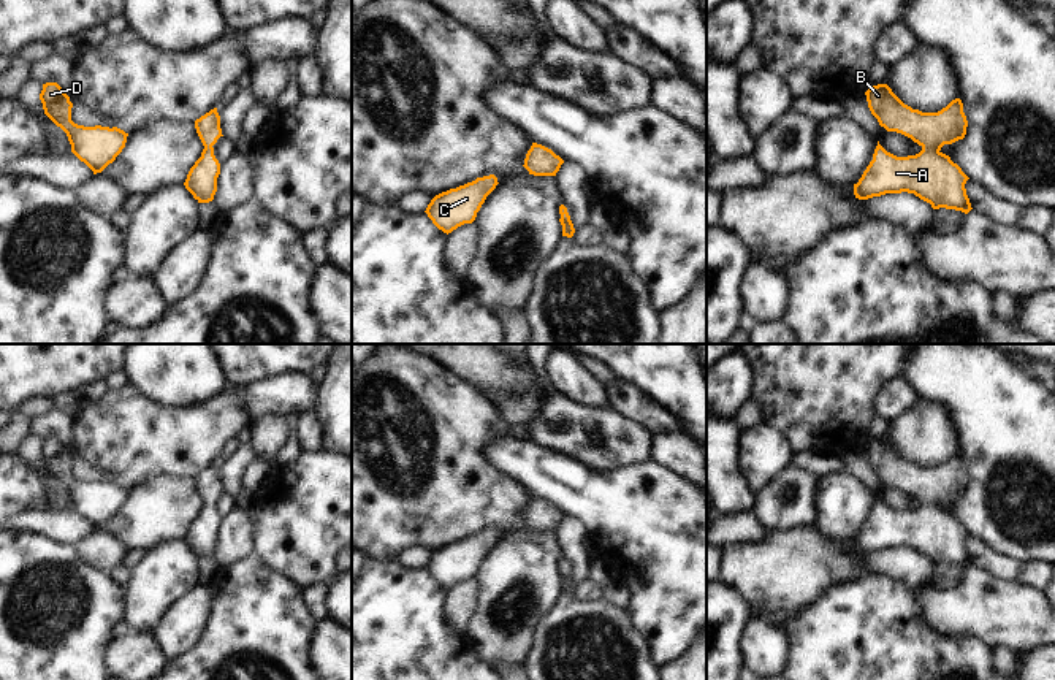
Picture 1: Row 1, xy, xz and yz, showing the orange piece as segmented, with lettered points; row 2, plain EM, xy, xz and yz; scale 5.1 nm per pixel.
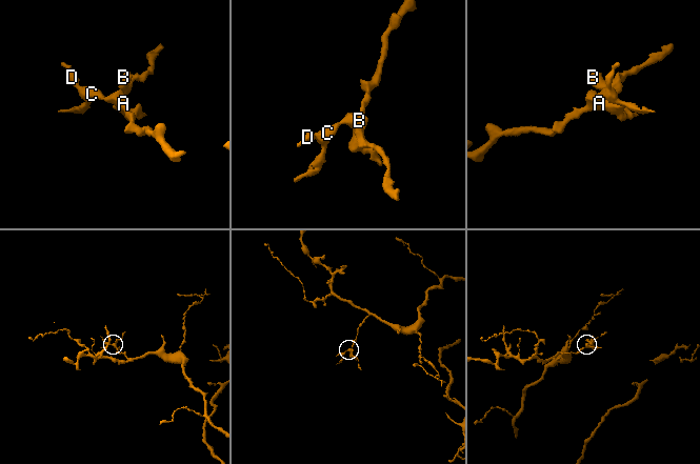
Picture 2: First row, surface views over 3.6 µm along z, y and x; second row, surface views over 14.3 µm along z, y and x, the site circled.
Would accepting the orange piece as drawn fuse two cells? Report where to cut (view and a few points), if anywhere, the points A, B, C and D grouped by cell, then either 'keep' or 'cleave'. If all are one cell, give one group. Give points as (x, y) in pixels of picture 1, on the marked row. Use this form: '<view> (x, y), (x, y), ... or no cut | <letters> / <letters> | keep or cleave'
no cut | A B C D | keep

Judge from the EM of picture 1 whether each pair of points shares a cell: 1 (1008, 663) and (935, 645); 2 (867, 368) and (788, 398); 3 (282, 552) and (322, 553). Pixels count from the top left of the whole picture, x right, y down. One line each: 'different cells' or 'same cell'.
1: different cells
2: same cell
3: same cell

